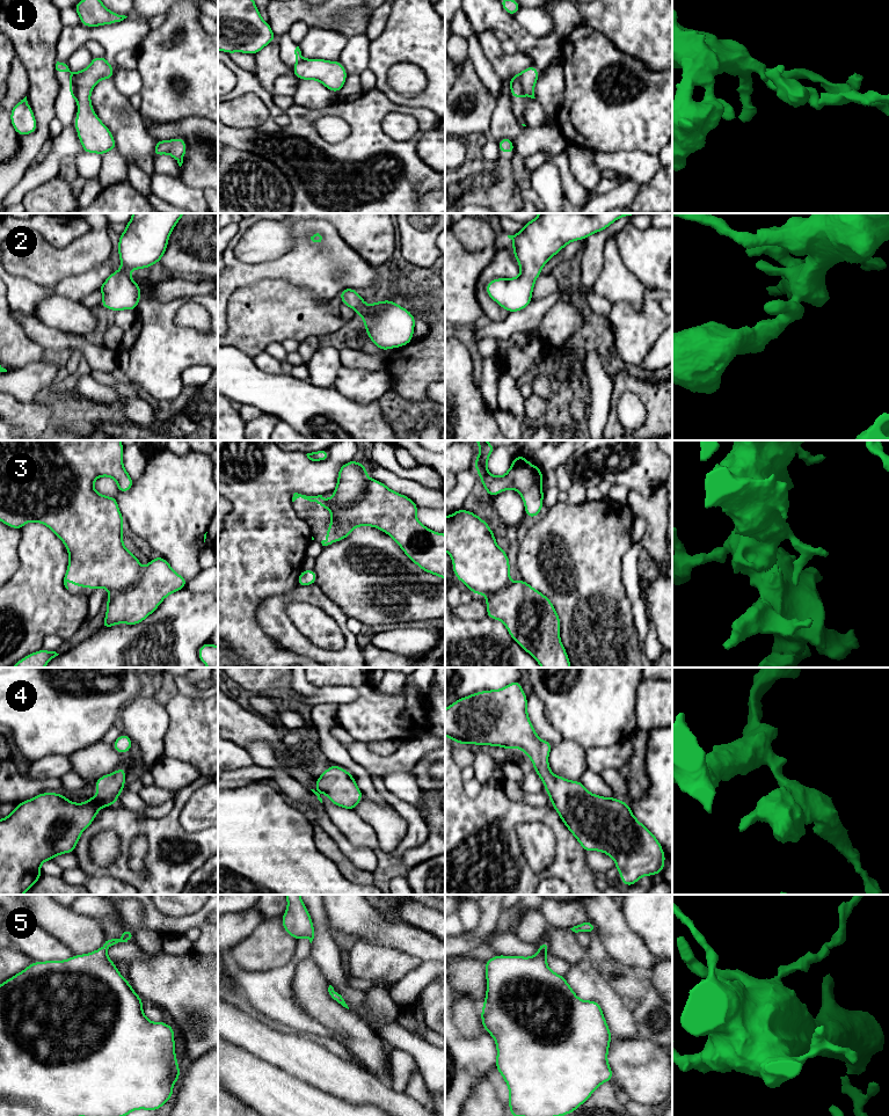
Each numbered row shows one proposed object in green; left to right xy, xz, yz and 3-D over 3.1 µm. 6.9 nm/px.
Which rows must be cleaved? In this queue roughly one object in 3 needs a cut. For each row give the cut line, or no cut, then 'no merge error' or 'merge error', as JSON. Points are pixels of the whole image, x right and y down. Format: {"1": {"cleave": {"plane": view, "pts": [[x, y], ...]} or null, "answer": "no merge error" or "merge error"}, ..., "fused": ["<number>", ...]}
{"1": {"cleave": {"plane": "xy", "pts": [[70, 72], [77, 99]]}, "answer": "merge error"}, "2": {"cleave": null, "answer": "no merge error"}, "3": {"cleave": null, "answer": "no merge error"}, "4": {"cleave": null, "answer": "no merge error"}, "5": {"cleave": null, "answer": "no merge error"}, "fused": ["1"]}

